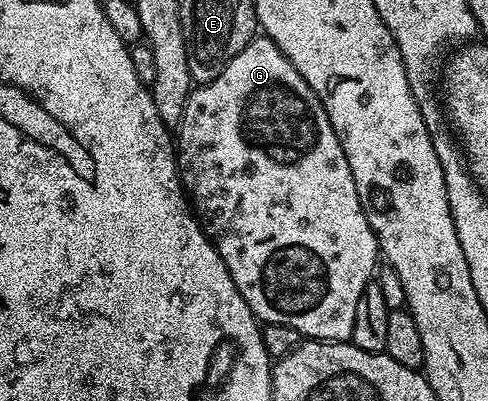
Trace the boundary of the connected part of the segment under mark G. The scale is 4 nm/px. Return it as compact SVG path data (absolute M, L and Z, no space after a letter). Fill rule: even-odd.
M255 37L243 50L235 53L235 57L231 57L227 69L223 69L223 73L219 73L219 77L215 77L215 81L194 86L190 90L189 100L187 101L185 112L179 124L180 131L181 136L178 134L175 139L175 150L177 153L177 174L181 176L182 188L187 192L187 198L192 210L196 214L197 222L201 225L201 230L213 242L213 248L217 250L219 257L223 257L223 265L227 265L227 273L231 273L231 281L235 281L235 289L239 289L243 301L247 301L247 305L252 309L258 320L262 324L278 323L279 325L291 325L291 329L295 329L302 337L309 341L352 340L353 326L355 325L355 309L359 309L359 297L363 297L363 289L374 278L375 272L379 267L377 232L371 229L369 218L365 215L365 206L359 201L359 193L355 189L355 177L351 177L351 165L347 165L347 157L343 153L343 145L339 145L339 137L335 137L335 129L331 125L331 121L327 117L327 113L323 109L319 97L313 92L311 85L307 85L307 81L303 81L299 69L295 69L295 65L291 65L291 61L287 61L287 57L279 49L279 45L275 45L275 41L264 37Z

